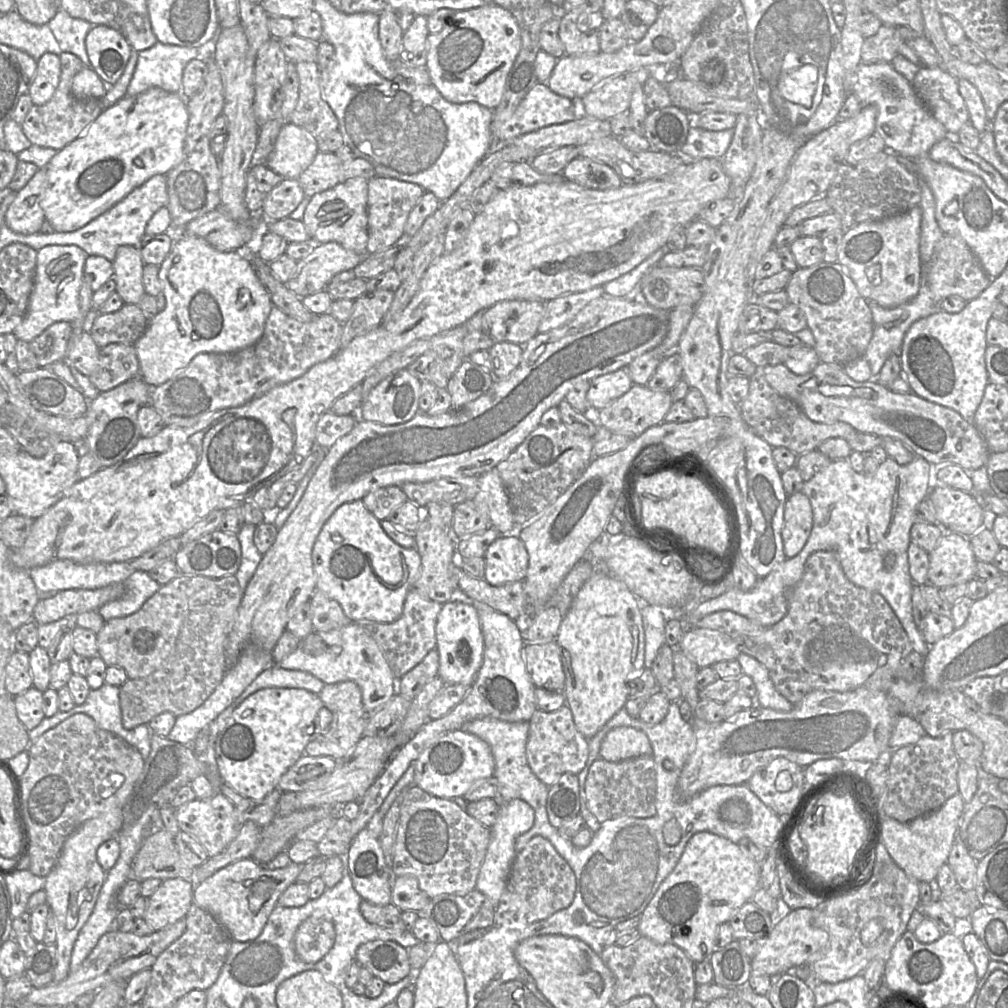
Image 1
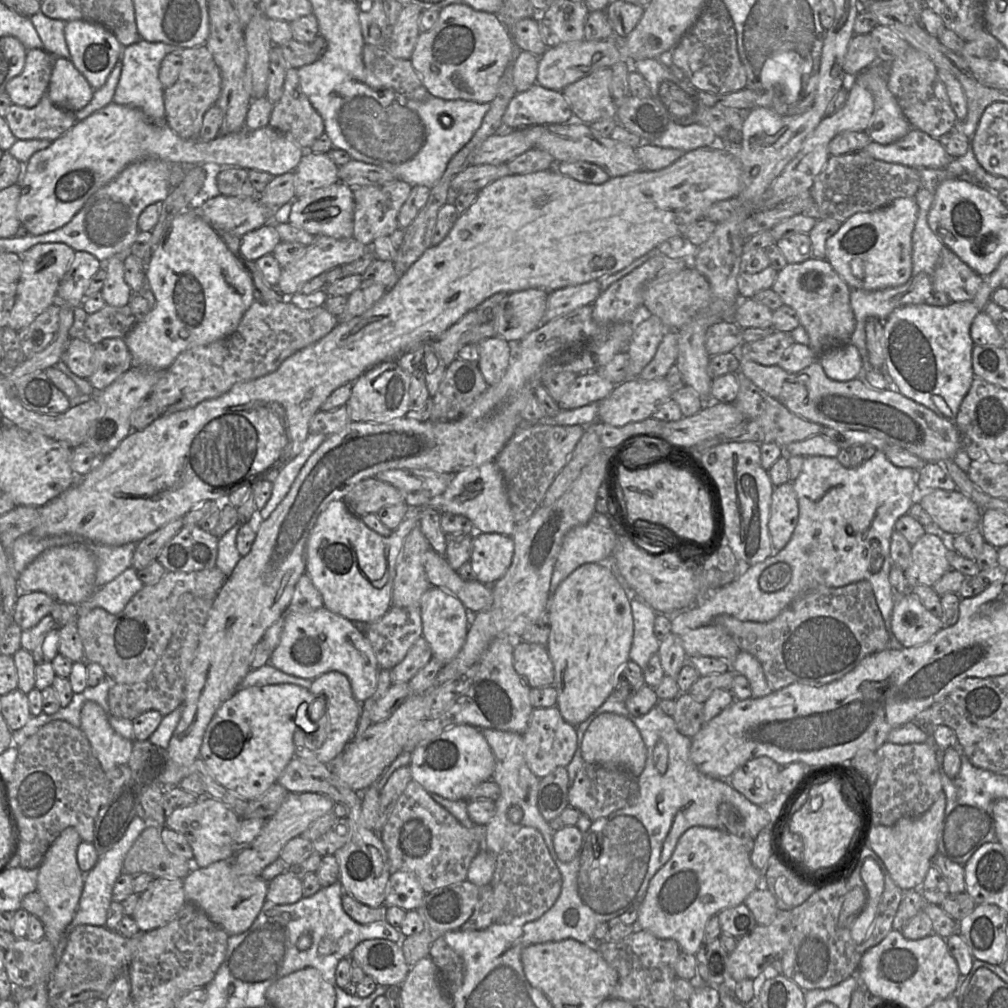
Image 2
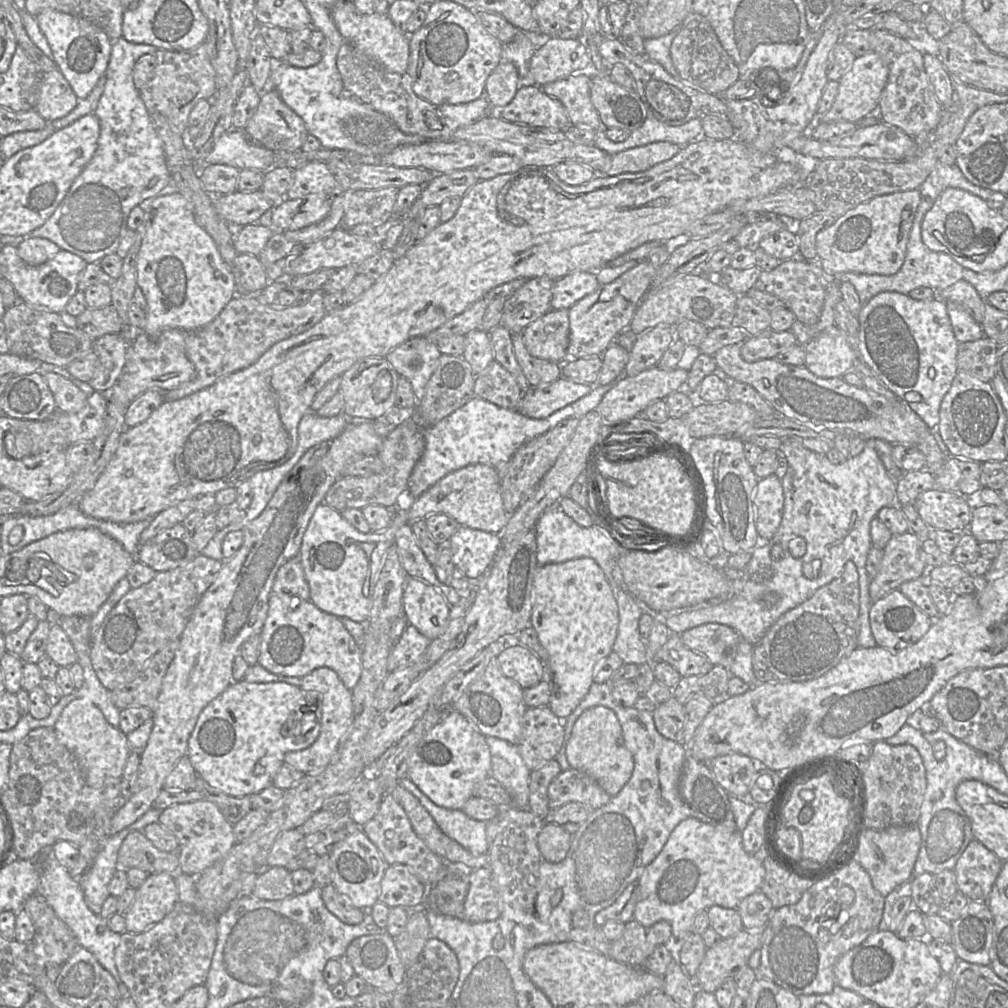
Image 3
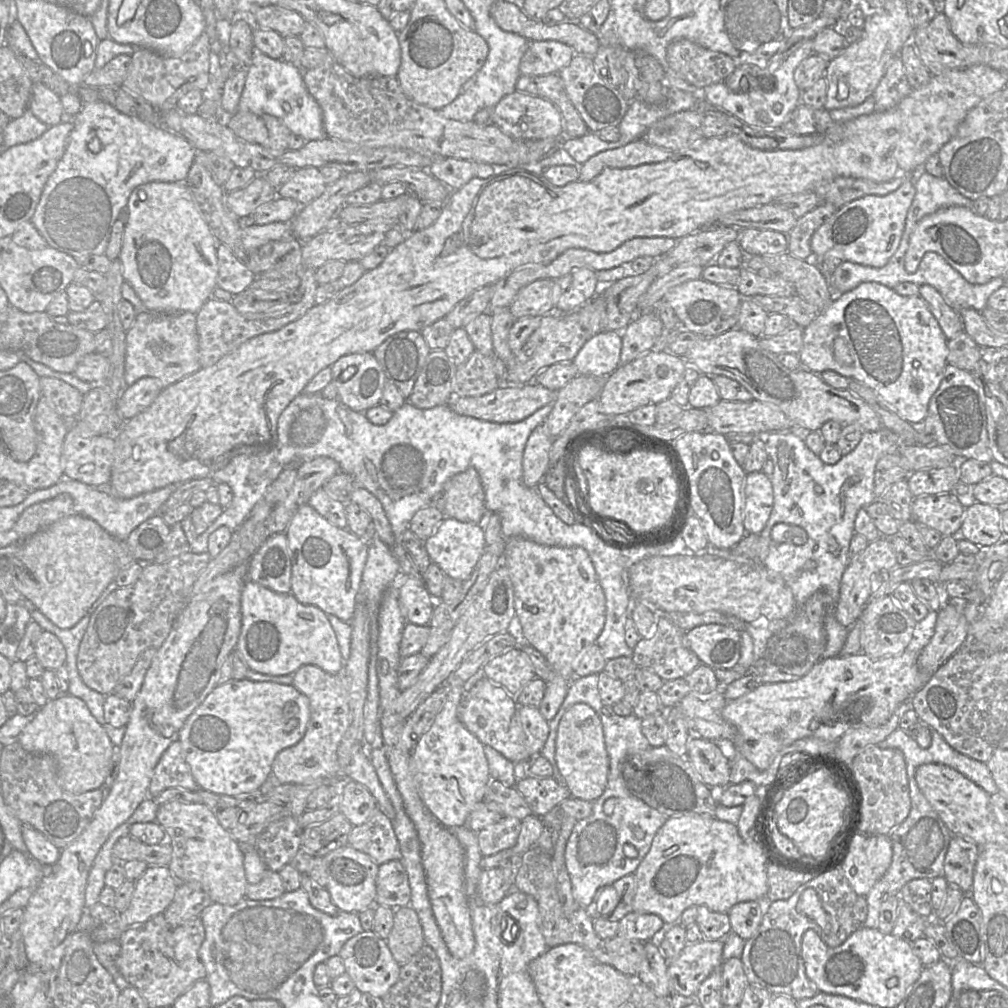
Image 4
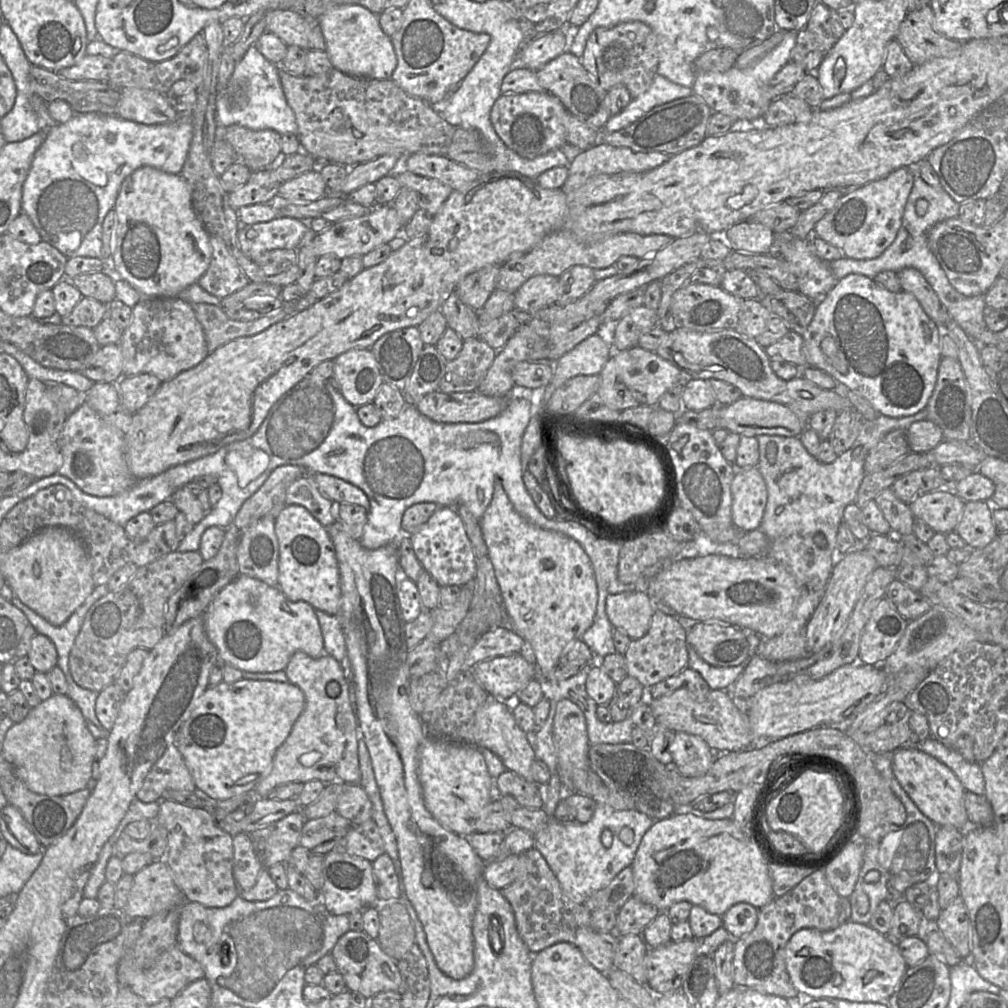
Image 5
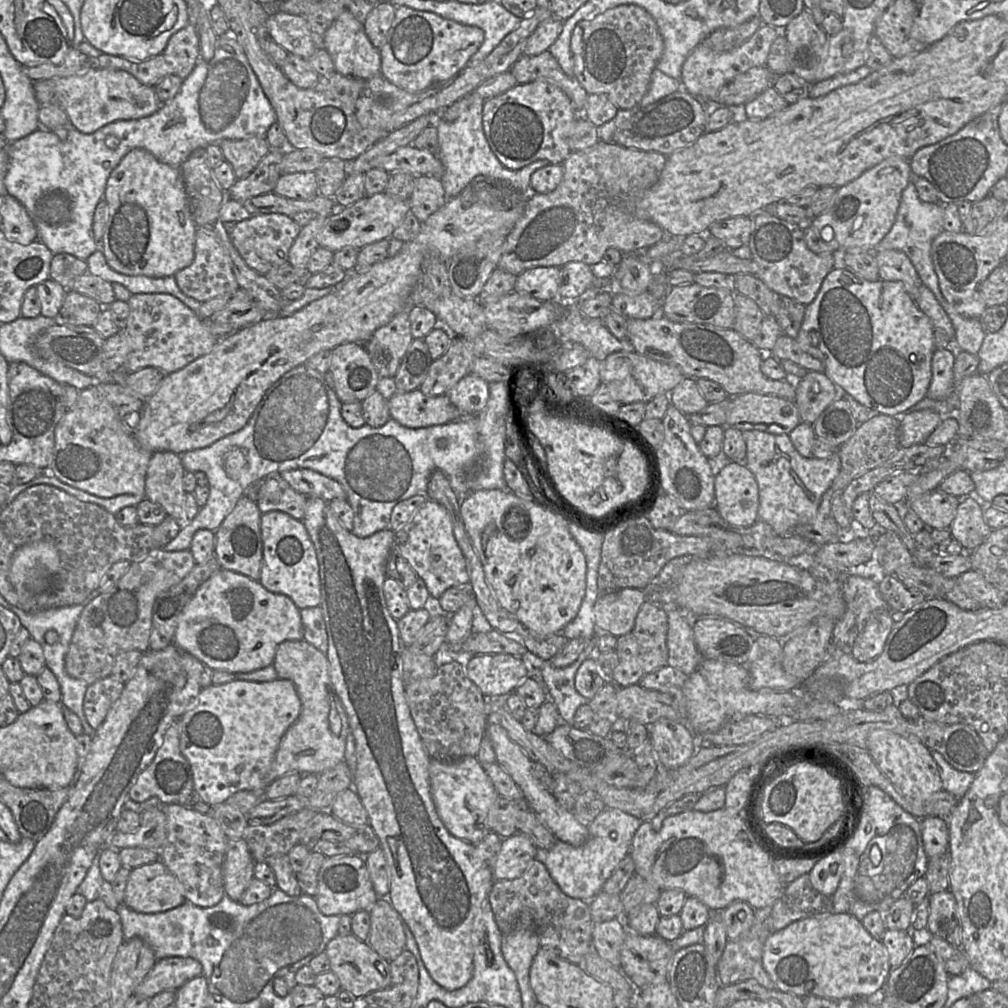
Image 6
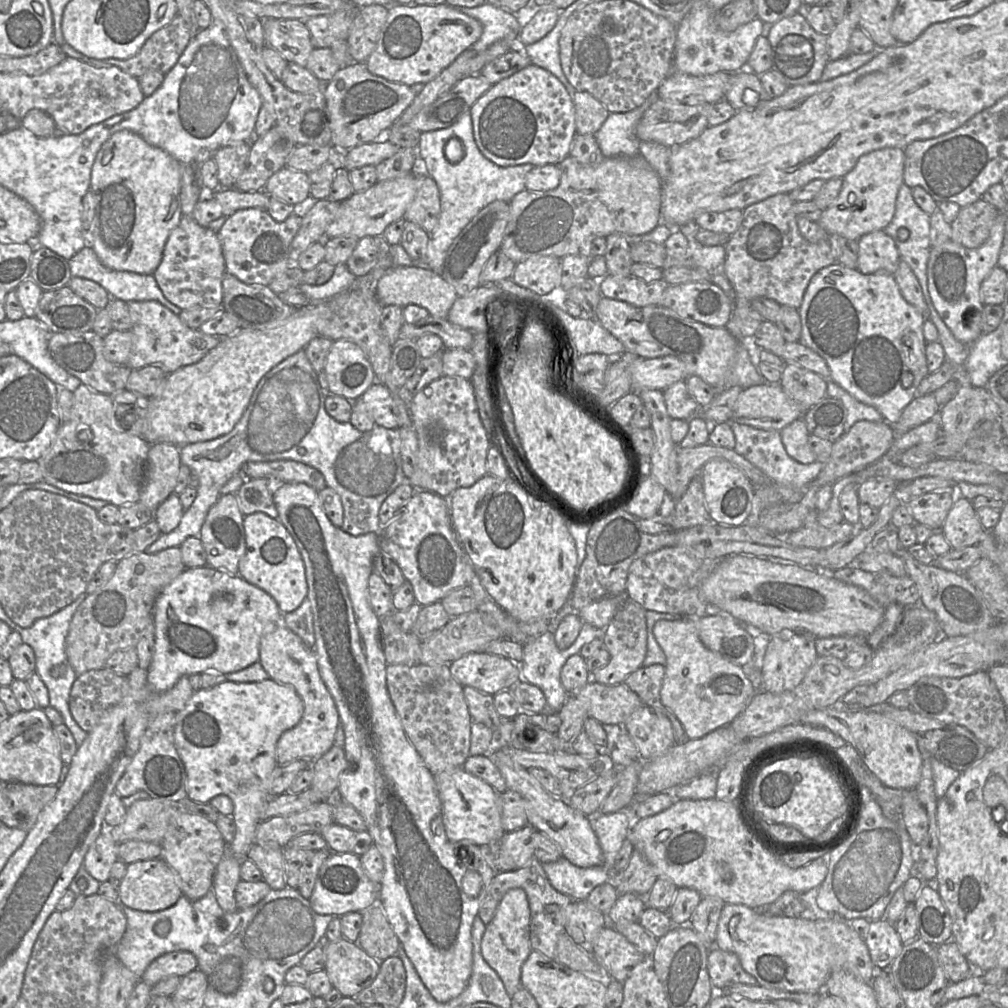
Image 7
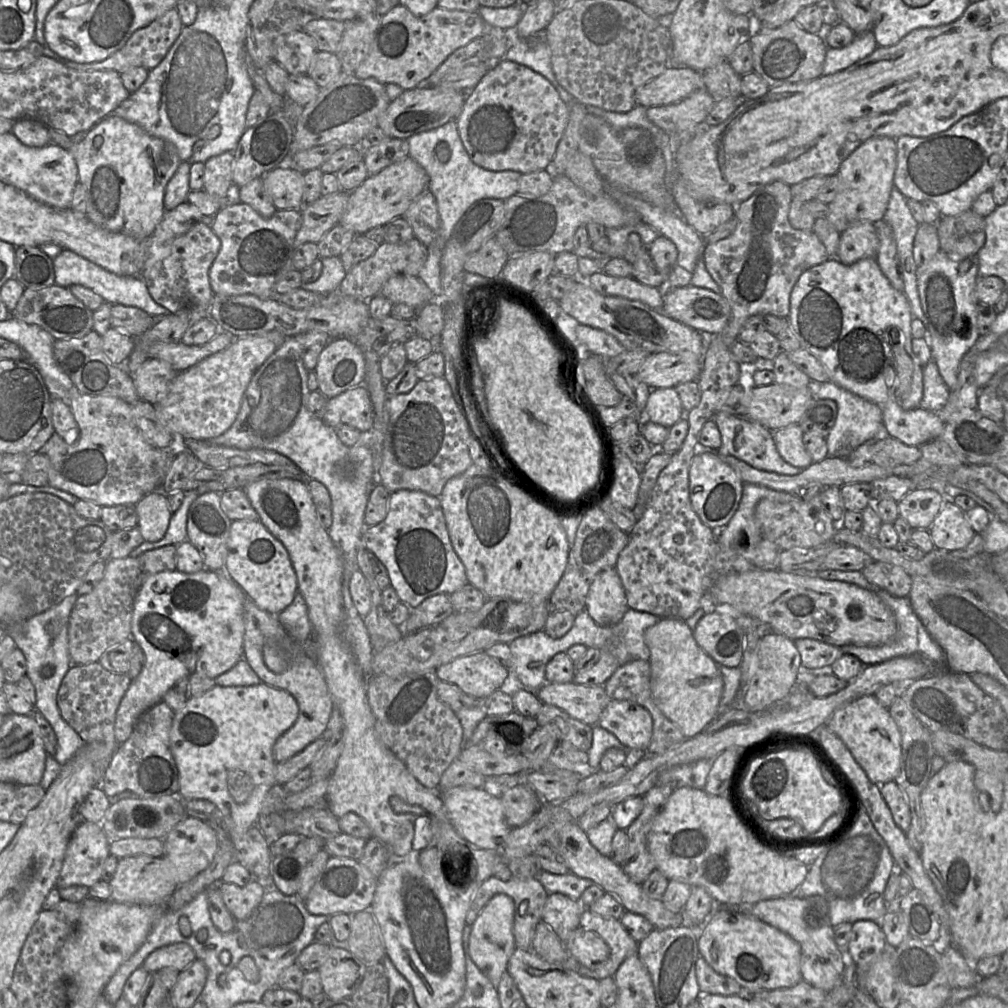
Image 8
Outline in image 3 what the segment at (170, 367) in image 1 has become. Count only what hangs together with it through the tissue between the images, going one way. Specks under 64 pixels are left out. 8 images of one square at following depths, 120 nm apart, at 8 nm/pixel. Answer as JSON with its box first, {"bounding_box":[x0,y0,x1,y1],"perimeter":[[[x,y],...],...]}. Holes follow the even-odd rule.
{"bounding_box":[122,191,236,342],"perimeter":[[[175,191],[165,195],[159,195],[152,198],[148,198],[142,201],[138,205],[144,211],[143,223],[134,231],[142,237],[142,243],[137,255],[137,286],[142,290],[145,295],[148,304],[148,310],[146,312],[146,321],[144,326],[139,330],[133,330],[129,325],[122,331],[122,335],[130,342],[135,338],[136,333],[143,332],[151,339],[156,339],[163,331],[167,329],[182,329],[185,331],[192,331],[198,329],[211,321],[213,321],[224,307],[235,297],[236,283],[233,267],[227,264],[222,258],[216,242],[212,236],[201,226],[196,220],[192,204],[190,201],[180,192]]]}

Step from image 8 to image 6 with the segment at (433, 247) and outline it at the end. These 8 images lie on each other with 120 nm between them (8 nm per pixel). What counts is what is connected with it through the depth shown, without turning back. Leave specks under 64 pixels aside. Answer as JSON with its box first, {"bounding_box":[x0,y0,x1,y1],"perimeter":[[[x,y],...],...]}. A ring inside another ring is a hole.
{"bounding_box":[437,97,550,199],"perimeter":[[[476,97],[470,107],[455,121],[447,122],[439,118],[437,123],[439,151],[437,157],[441,161],[444,172],[440,176],[446,199],[457,196],[477,176],[484,176],[494,181],[503,181],[522,191],[530,192],[531,175],[550,163],[543,159],[537,160],[518,170],[504,167],[492,152],[485,137],[482,125],[482,110],[485,99]]]}

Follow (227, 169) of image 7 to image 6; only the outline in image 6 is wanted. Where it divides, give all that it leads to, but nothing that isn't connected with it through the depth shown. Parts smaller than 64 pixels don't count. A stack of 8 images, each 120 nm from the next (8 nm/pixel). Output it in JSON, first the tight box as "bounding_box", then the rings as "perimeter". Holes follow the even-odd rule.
{"bounding_box":[219,136,270,179],"perimeter":[[[265,136],[249,139],[224,139],[219,142],[224,160],[233,167],[237,179],[249,175],[270,151]]]}

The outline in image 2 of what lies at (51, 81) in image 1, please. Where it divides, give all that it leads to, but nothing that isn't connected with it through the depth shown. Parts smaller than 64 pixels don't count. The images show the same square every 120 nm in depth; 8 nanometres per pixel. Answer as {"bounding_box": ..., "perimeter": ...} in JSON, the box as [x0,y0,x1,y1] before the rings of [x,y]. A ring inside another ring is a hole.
{"bounding_box":[5,49,55,107],"perimeter":[[[29,49],[23,71],[11,79],[5,88],[12,104],[35,107],[46,95],[55,59],[43,49]]]}

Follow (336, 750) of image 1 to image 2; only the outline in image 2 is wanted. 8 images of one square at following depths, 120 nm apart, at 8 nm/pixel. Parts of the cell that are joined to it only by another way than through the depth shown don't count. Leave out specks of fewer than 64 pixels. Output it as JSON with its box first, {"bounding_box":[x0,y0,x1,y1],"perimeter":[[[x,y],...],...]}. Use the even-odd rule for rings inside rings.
{"bounding_box":[294,671,361,763],"perimeter":[[[331,671],[315,678],[309,691],[316,697],[325,699],[330,720],[330,731],[319,749],[312,749],[306,743],[306,732],[297,727],[294,733],[295,757],[305,761],[331,763],[346,749],[348,743],[354,738],[361,716],[361,703],[353,695],[352,687],[346,675]]]}

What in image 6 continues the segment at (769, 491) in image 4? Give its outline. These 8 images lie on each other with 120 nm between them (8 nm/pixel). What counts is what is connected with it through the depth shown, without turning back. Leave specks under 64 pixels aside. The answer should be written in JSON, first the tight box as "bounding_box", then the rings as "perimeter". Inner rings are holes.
{"bounding_box":[713,462,759,527],"perimeter":[[[729,462],[719,469],[714,482],[713,507],[736,527],[749,527],[758,518],[759,491],[753,473],[744,463]]]}

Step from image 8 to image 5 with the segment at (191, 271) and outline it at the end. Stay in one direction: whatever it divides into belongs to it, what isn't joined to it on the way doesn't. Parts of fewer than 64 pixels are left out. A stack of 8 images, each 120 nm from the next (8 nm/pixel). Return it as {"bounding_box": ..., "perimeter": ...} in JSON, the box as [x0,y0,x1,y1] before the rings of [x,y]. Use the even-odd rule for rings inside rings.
{"bounding_box":[197,236,251,299],"perimeter":[[[210,236],[210,244],[212,247],[210,265],[197,281],[201,288],[223,299],[251,283],[224,241]]]}

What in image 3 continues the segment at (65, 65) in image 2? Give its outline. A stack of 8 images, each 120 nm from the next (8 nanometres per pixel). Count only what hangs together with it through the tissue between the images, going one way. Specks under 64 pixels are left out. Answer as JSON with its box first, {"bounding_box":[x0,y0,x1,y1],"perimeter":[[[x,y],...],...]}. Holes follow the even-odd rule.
{"bounding_box":[34,69,77,122],"perimeter":[[[59,69],[43,73],[34,109],[47,122],[65,117],[77,103],[77,96]]]}

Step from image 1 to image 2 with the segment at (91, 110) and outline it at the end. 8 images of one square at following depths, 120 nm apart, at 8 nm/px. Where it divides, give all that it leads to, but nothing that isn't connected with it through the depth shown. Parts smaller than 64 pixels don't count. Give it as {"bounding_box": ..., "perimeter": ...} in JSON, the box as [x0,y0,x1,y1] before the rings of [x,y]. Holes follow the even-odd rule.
{"bounding_box":[4,95,76,142],"perimeter":[[[44,95],[33,108],[12,104],[4,116],[16,139],[42,139],[53,142],[76,123],[75,114],[54,105]]]}

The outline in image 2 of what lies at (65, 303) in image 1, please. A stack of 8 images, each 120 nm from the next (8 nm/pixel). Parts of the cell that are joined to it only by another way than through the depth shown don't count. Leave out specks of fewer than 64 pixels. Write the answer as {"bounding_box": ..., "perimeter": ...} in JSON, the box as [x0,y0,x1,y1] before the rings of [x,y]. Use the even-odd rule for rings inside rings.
{"bounding_box":[8,243,75,331],"perimeter":[[[43,243],[29,248],[21,255],[22,271],[15,303],[10,311],[8,326],[19,331],[30,325],[43,311],[54,304],[58,286],[67,272],[75,251],[64,243]]]}

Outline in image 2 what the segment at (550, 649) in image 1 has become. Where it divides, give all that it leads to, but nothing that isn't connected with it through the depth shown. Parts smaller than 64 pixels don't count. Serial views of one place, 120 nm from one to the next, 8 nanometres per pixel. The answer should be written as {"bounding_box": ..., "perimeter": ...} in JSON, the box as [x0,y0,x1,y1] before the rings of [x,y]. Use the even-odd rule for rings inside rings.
{"bounding_box":[513,642,554,688],"perimeter":[[[521,642],[514,647],[513,666],[530,688],[553,685],[554,665],[546,645]]]}

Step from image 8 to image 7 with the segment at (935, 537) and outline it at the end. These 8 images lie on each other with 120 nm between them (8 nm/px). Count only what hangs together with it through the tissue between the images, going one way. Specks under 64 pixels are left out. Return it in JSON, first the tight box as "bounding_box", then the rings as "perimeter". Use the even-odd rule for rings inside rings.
{"bounding_box":[940,498,987,549],"perimeter":[[[966,498],[956,500],[940,530],[952,549],[977,545],[987,532],[981,525],[976,509]]]}

